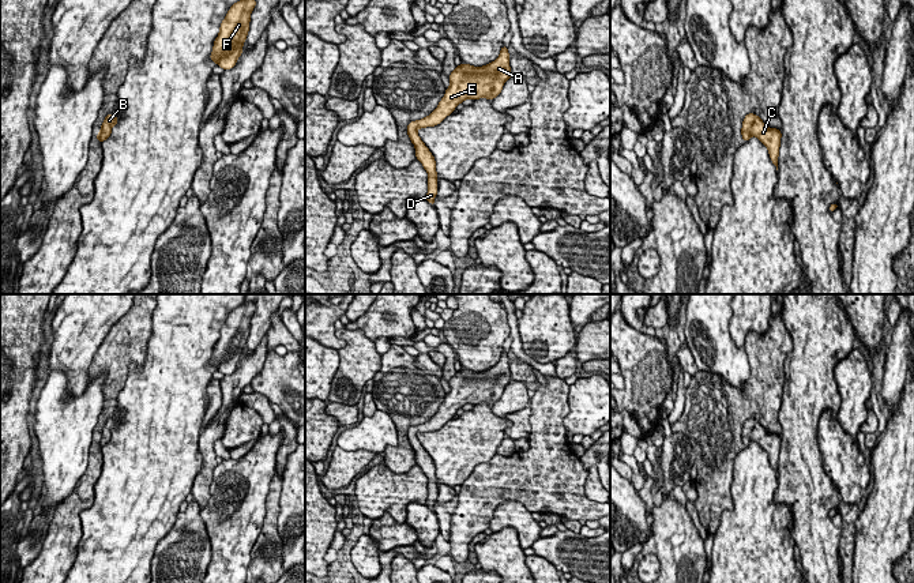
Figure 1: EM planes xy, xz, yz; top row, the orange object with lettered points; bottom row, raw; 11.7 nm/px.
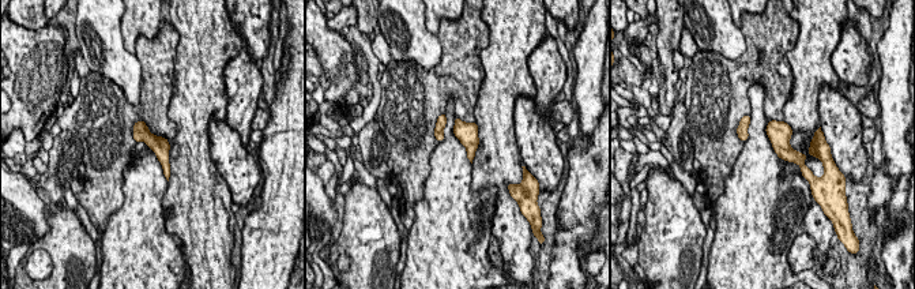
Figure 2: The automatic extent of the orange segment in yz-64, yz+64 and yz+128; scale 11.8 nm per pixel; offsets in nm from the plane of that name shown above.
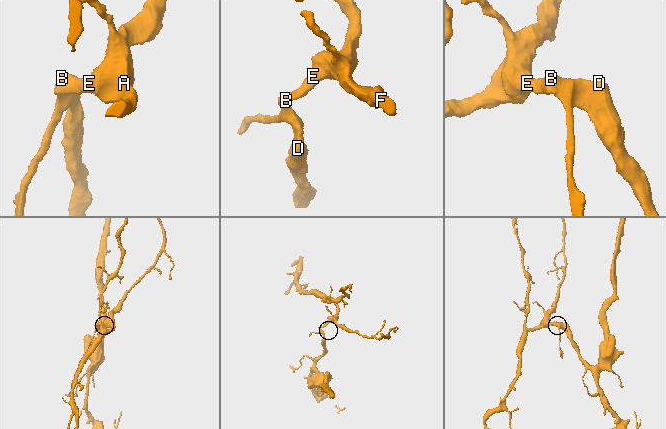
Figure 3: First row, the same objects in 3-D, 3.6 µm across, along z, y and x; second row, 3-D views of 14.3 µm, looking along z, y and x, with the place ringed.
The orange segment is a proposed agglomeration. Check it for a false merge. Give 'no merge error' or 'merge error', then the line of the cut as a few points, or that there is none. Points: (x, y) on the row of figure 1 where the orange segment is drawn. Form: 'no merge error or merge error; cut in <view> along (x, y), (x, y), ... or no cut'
no merge error; no cut

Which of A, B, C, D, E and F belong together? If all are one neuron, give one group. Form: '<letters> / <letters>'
A B C D E F

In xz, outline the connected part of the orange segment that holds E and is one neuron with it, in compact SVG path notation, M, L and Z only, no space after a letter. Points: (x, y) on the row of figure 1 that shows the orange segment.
M503 45L499 57L482 67L474 67L462 63L450 75L450 87L439 102L439 106L426 117L410 121L407 125L407 135L415 147L415 157L428 172L428 193L426 199L435 206L437 195L437 172L436 161L429 148L418 136L420 128L435 127L440 124L447 116L452 114L459 104L464 99L496 98L504 83L512 76L509 67L508 48Z

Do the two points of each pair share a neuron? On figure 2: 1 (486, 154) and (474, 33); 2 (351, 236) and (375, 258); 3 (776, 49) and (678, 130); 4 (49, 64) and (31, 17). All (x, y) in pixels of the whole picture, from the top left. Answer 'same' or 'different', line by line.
1: different
2: same
3: different
4: different

